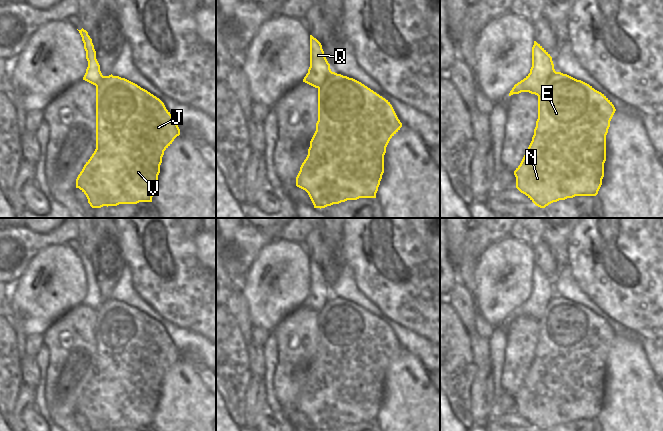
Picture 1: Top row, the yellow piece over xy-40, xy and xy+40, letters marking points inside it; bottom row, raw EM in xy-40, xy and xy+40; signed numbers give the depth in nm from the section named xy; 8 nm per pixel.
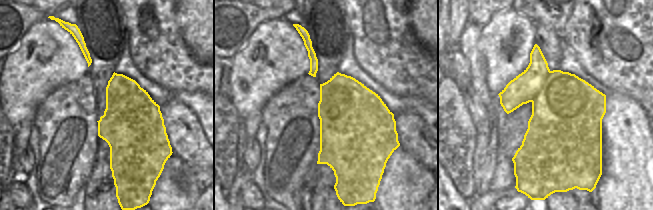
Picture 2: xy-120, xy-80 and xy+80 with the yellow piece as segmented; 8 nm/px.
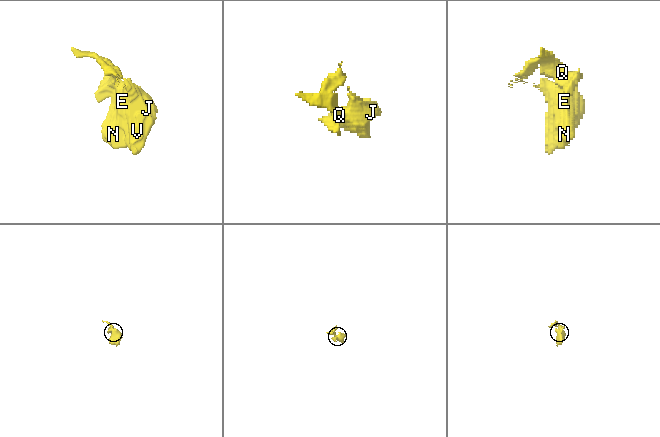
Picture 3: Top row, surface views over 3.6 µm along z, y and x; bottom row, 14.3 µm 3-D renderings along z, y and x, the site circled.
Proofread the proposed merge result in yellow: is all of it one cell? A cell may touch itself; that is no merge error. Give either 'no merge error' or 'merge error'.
merge error

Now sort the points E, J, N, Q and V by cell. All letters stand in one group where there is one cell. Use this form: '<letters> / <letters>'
E J N V / Q

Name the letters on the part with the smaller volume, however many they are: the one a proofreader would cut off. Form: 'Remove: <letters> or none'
Remove: Q

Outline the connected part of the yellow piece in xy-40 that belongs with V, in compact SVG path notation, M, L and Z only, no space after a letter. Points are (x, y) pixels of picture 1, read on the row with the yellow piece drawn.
M104 76L104 79L96 86L96 149L90 159L84 165L82 171L76 179L76 188L79 188L87 197L88 203L92 208L103 206L117 206L119 204L137 204L139 202L152 202L154 189L160 173L160 165L164 151L172 144L174 139L180 135L180 129L174 121L164 103L137 84L119 76Z

